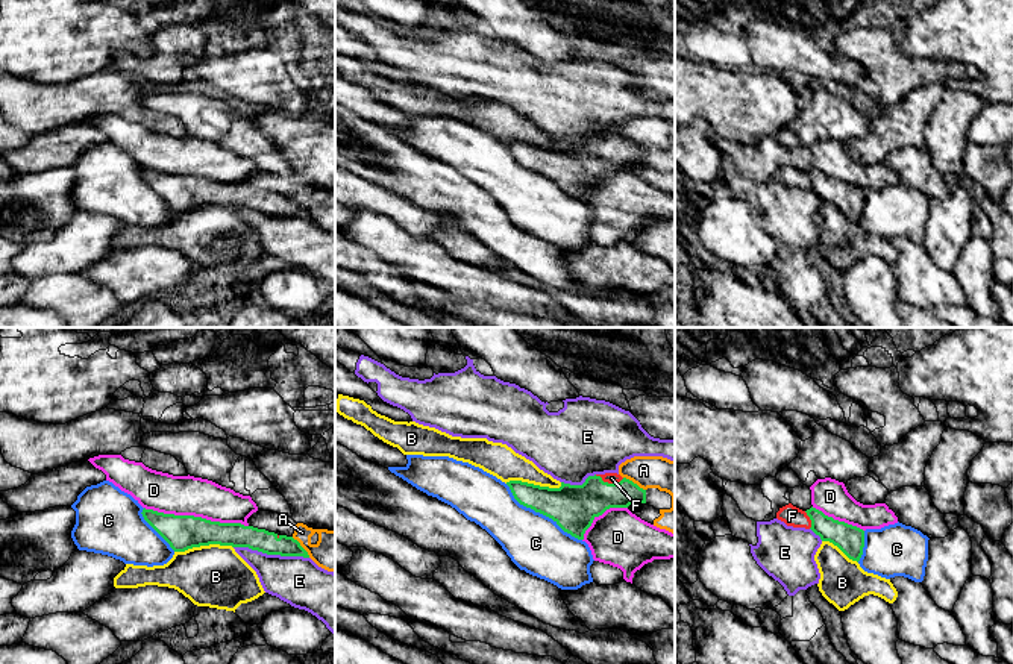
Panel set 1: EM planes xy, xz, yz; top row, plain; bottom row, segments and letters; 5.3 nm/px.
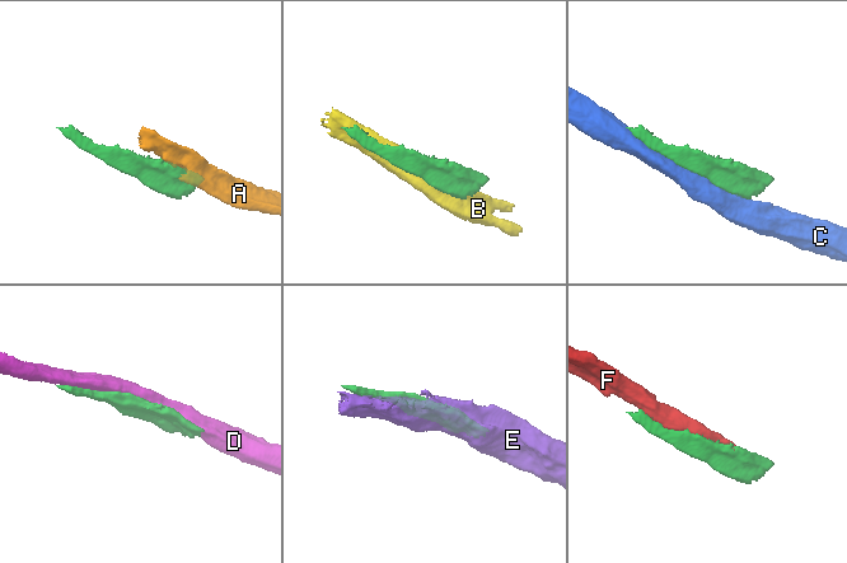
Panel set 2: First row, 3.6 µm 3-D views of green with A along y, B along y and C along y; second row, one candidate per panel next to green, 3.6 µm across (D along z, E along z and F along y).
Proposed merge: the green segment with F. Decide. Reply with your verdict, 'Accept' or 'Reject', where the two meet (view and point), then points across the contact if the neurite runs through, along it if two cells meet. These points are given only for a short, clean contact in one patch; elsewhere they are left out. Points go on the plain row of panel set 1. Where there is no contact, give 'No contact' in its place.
Accept. Touches green at xz (610, 144)

